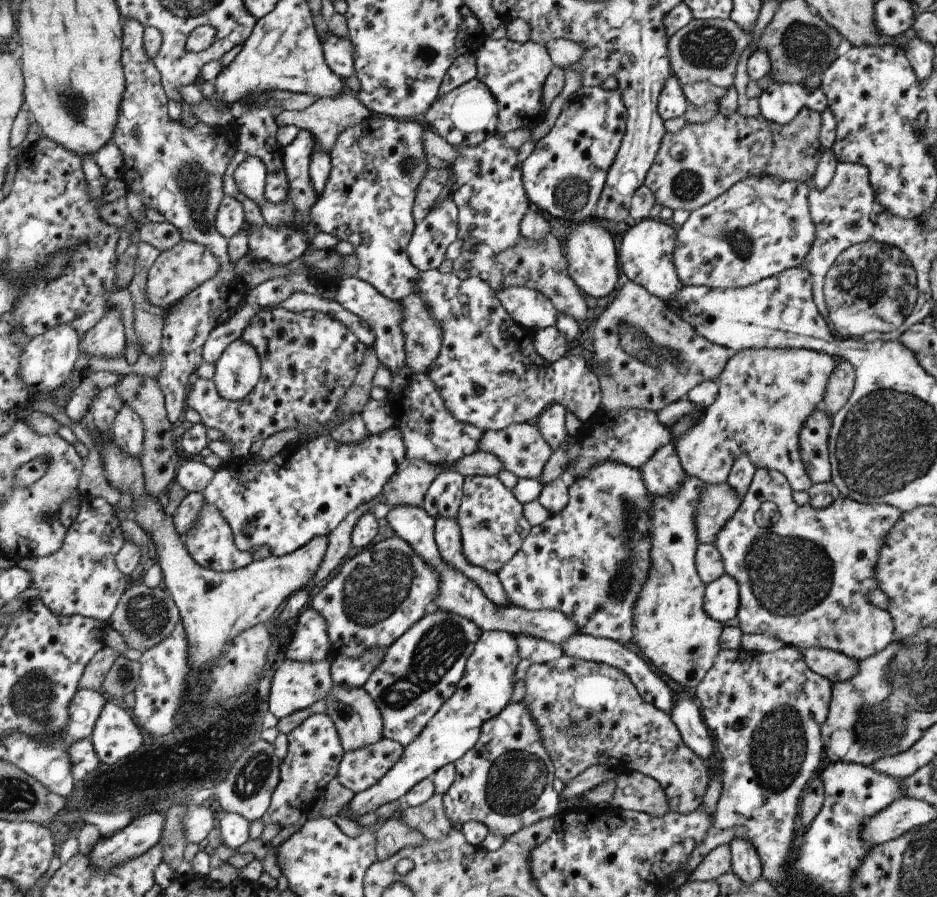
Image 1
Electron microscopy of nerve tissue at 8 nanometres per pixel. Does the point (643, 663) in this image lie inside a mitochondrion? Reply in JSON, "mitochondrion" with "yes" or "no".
{"mitochondrion":"no"}

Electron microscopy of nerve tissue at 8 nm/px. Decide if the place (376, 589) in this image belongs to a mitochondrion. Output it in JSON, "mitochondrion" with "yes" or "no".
{"mitochondrion":"yes"}

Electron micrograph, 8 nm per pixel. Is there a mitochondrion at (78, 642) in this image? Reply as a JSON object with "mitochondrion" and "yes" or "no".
{"mitochondrion":"no"}

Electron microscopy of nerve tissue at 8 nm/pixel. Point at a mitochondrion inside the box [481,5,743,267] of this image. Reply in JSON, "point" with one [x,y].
{"point":[707,47]}

